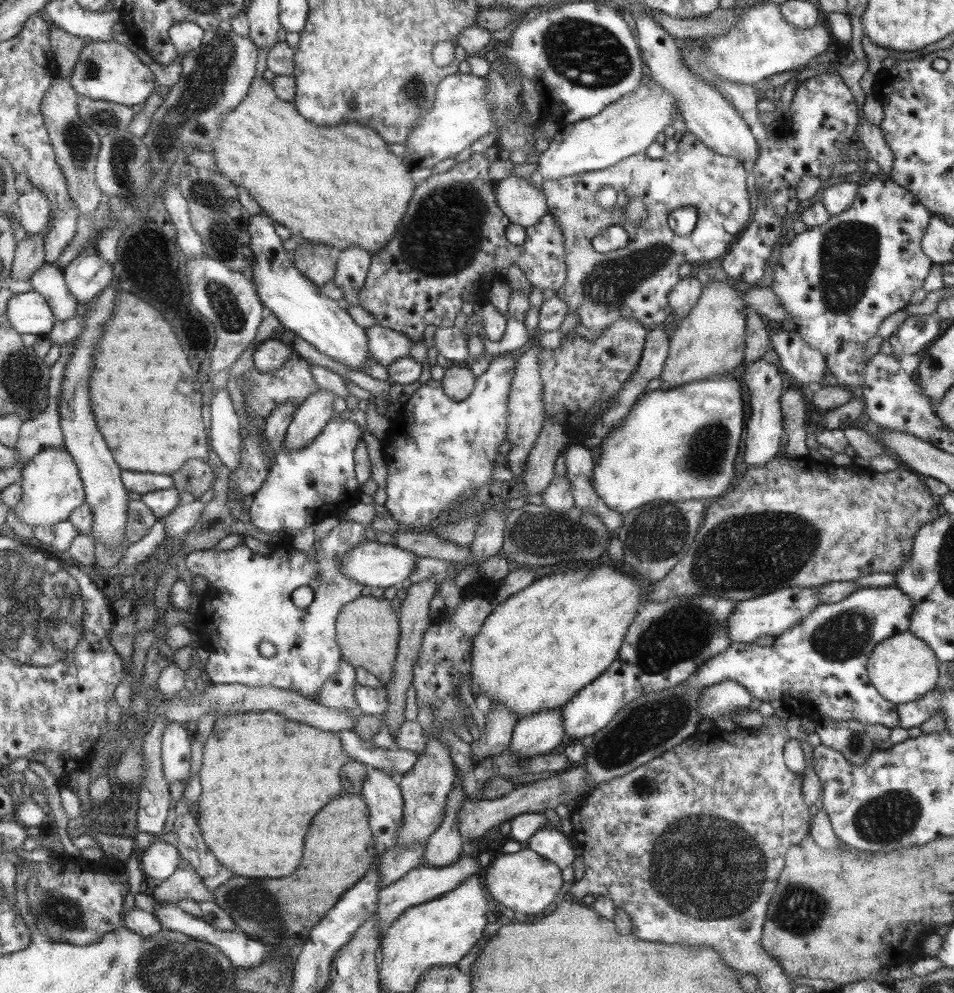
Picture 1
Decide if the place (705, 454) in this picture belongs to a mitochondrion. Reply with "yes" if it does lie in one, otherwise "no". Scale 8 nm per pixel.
yes

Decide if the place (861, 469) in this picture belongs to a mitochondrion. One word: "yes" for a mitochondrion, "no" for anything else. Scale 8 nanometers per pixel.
no

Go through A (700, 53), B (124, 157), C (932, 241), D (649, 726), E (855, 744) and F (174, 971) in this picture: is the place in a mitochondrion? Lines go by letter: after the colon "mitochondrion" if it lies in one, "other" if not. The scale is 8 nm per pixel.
A: mitochondrion
B: mitochondrion
C: other
D: mitochondrion
E: mitochondrion
F: mitochondrion

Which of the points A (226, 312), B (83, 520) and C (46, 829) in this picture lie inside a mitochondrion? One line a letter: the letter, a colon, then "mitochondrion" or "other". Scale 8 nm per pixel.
A: mitochondrion
B: other
C: other

